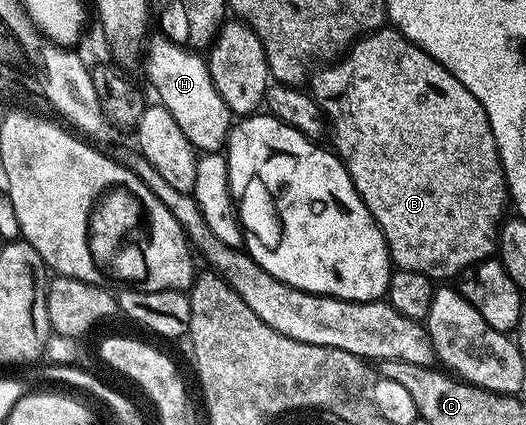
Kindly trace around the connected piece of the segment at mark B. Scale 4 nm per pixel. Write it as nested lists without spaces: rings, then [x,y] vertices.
[[[383,27],[358,38],[353,45],[345,50],[341,59],[333,63],[326,63],[323,69],[315,68],[308,77],[308,92],[314,102],[320,107],[325,124],[328,126],[329,144],[333,152],[342,161],[342,166],[348,171],[360,199],[368,207],[372,219],[380,227],[390,252],[390,260],[399,269],[420,271],[420,275],[430,278],[435,283],[442,283],[445,277],[457,278],[466,269],[478,264],[480,261],[489,261],[495,256],[498,248],[498,231],[507,216],[508,190],[506,176],[502,170],[502,160],[496,147],[496,139],[492,135],[492,127],[488,123],[488,115],[484,107],[480,107],[480,99],[456,79],[443,65],[436,63],[432,55],[428,55],[414,45],[394,27]]]

